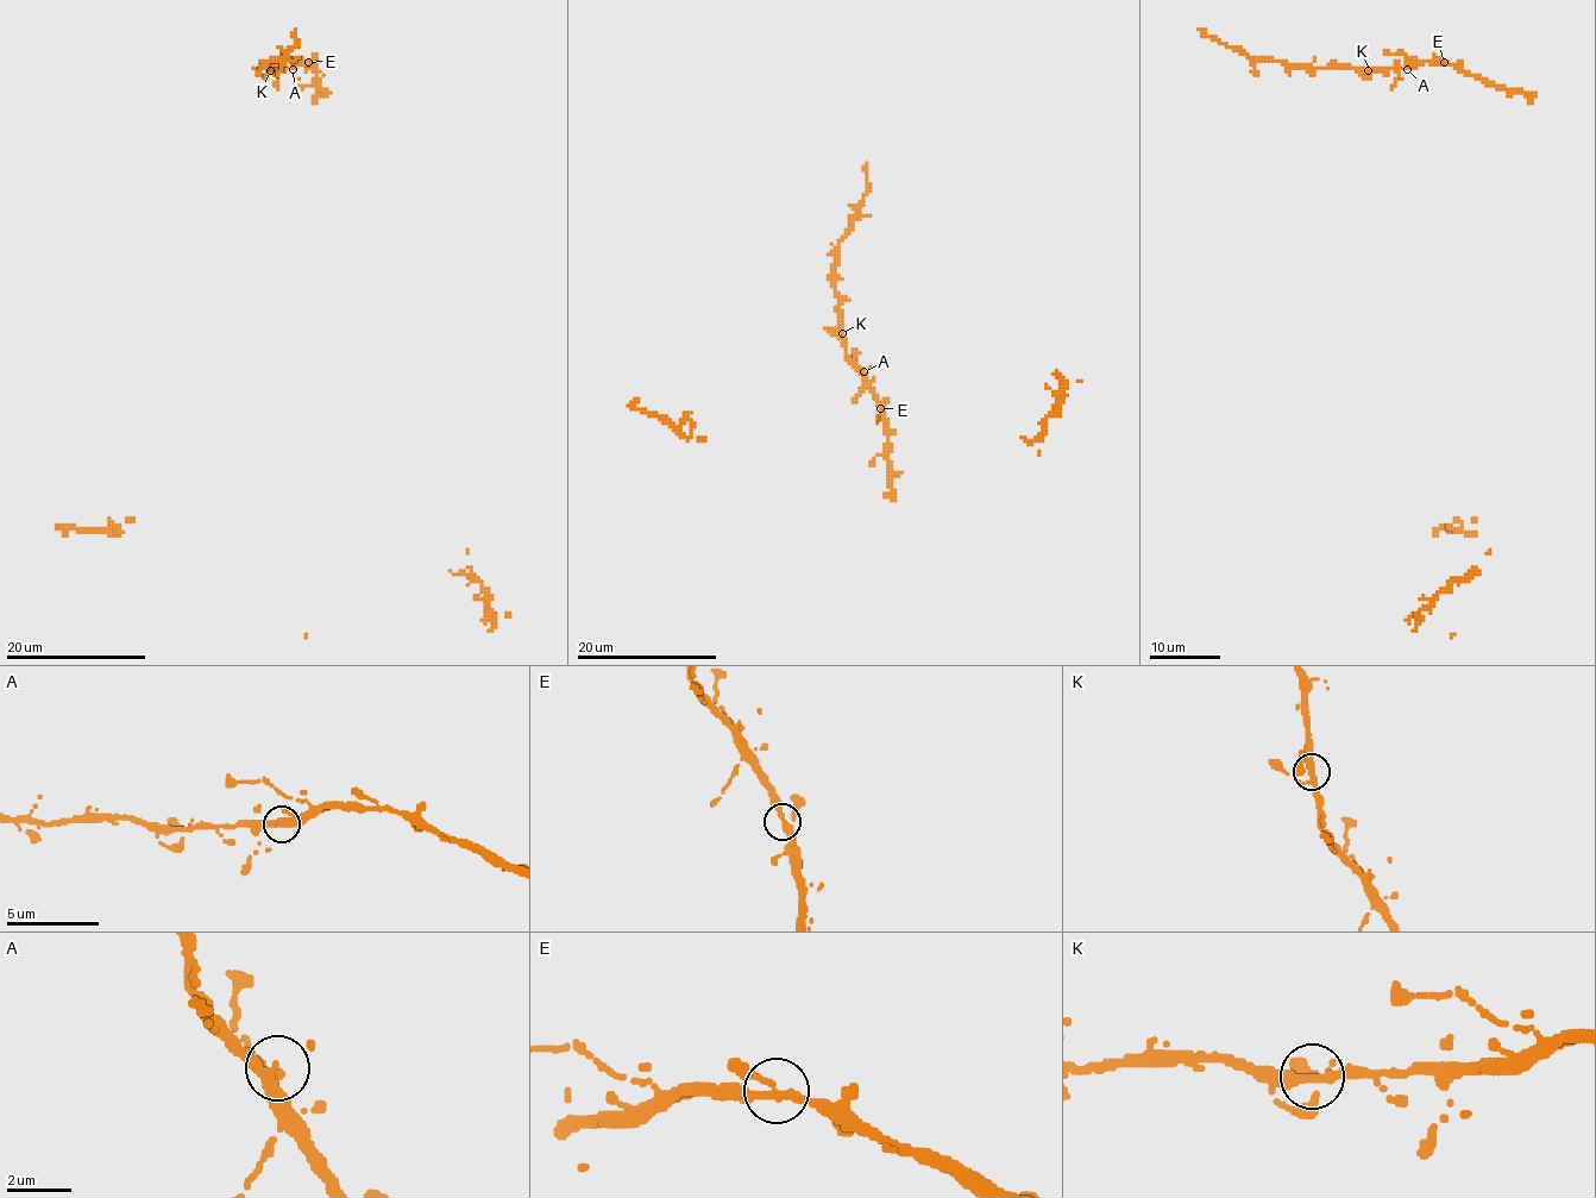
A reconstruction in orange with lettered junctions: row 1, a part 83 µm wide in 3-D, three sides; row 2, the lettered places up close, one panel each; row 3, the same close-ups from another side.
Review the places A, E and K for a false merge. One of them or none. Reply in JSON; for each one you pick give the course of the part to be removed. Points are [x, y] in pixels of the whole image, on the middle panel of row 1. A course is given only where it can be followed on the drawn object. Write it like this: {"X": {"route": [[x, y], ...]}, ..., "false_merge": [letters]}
{"false_merge": []}

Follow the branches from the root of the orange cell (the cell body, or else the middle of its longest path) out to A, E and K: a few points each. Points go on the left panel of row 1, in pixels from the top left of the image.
A: (318, 80), (310, 63), (300, 62), (293, 69)
E: (318, 80), (308, 62)
K: (318, 80), (312, 66), (305, 62), (270, 70)

